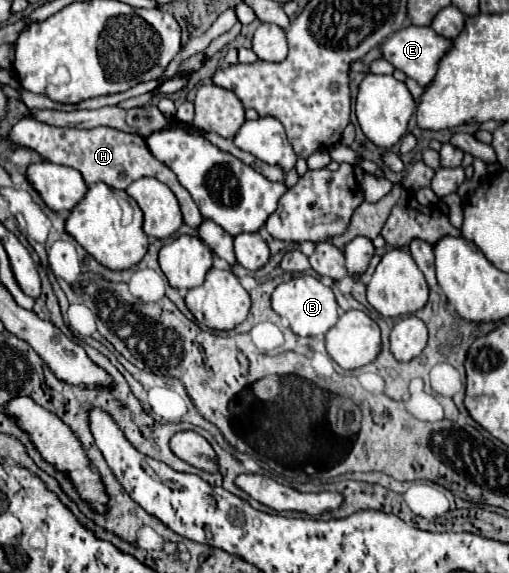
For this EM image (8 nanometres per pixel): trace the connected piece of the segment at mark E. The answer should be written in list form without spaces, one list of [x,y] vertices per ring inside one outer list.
[[[409,25],[401,31],[395,31],[395,35],[387,37],[381,43],[381,57],[385,61],[389,61],[395,69],[403,71],[407,77],[415,79],[421,87],[427,87],[431,83],[431,79],[435,77],[437,71],[437,63],[439,59],[451,49],[451,41],[443,39],[441,35],[435,35],[435,31],[431,31],[431,27],[417,27],[417,25]]]

